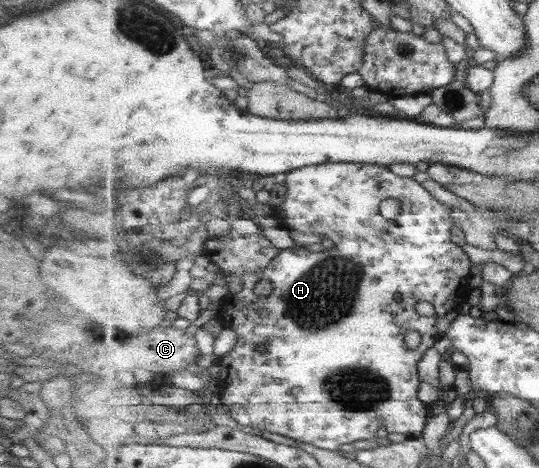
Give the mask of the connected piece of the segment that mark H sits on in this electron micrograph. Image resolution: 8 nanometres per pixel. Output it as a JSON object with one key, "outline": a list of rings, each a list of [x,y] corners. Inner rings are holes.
{"outline":[[[323,163],[317,166],[308,166],[288,172],[285,179],[287,196],[283,203],[274,210],[274,217],[280,220],[284,228],[296,230],[298,232],[318,232],[326,233],[332,237],[334,242],[333,249],[325,250],[324,253],[310,253],[303,247],[294,246],[293,249],[281,250],[281,255],[273,260],[264,271],[259,273],[248,273],[242,282],[244,289],[238,293],[228,292],[222,299],[216,317],[223,328],[233,329],[237,333],[237,345],[230,353],[217,359],[220,367],[219,377],[220,386],[217,392],[223,404],[227,406],[231,417],[240,425],[248,425],[256,430],[267,430],[272,433],[290,437],[295,441],[302,443],[310,443],[328,451],[339,451],[340,445],[346,443],[354,443],[354,441],[362,441],[362,439],[373,439],[384,432],[402,433],[407,438],[424,437],[424,428],[428,418],[434,413],[435,409],[432,405],[424,403],[419,397],[419,387],[421,377],[419,376],[418,363],[422,361],[422,357],[426,355],[426,351],[432,348],[438,341],[438,319],[446,317],[446,313],[452,311],[452,301],[454,307],[462,305],[468,301],[468,283],[477,280],[477,272],[474,270],[472,260],[468,257],[468,253],[460,248],[454,240],[452,240],[453,209],[441,203],[431,191],[428,191],[422,183],[414,179],[413,176],[400,176],[393,173],[388,166],[382,164],[365,164],[365,163]],[[392,197],[404,201],[402,213],[390,221],[381,213],[381,204],[384,199]],[[266,279],[274,287],[271,294],[260,296],[254,293],[254,285],[258,281]],[[396,295],[402,295],[401,301],[396,301]],[[418,301],[430,302],[434,309],[433,316],[420,315],[416,311],[416,303]],[[415,330],[420,334],[421,343],[416,349],[408,349],[404,335],[406,331]],[[265,346],[266,352],[260,353],[258,349]]]}

